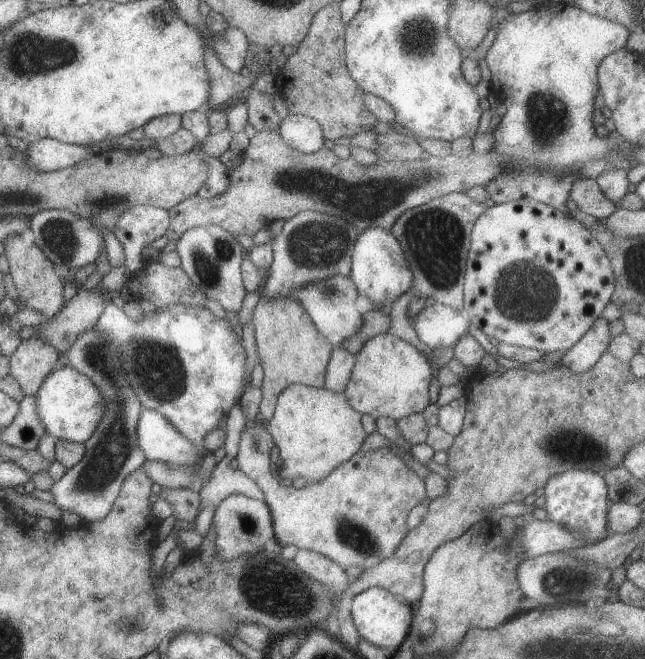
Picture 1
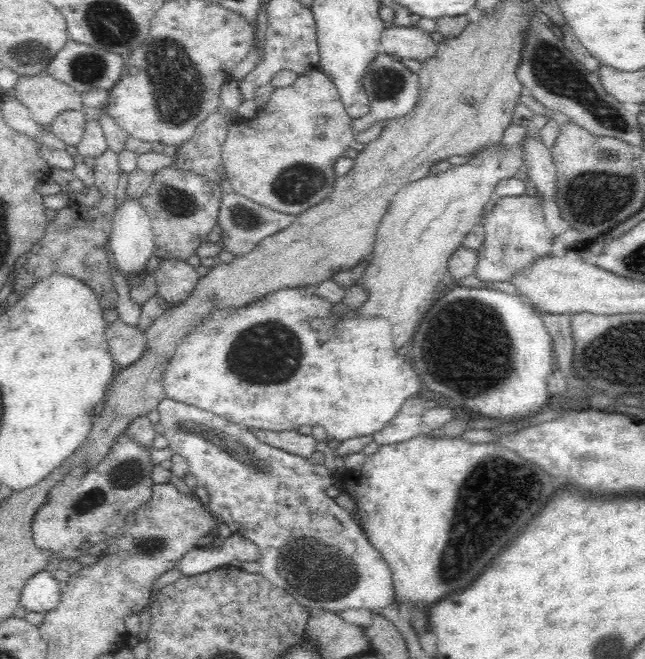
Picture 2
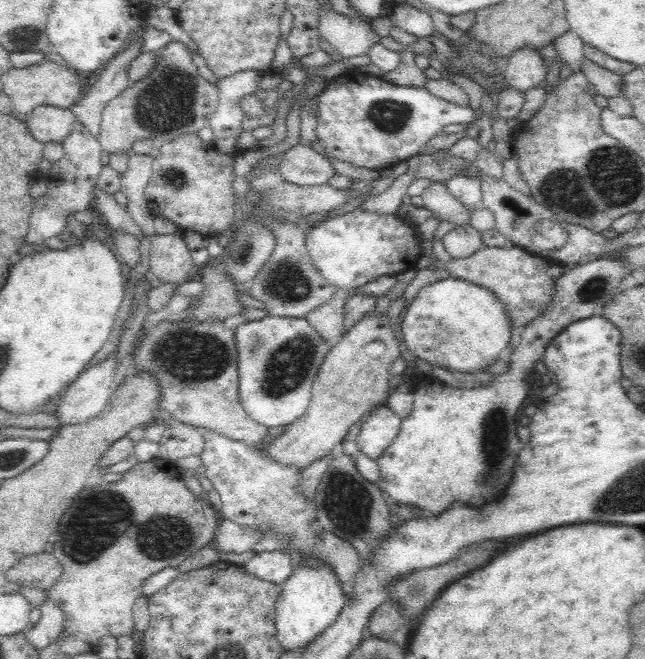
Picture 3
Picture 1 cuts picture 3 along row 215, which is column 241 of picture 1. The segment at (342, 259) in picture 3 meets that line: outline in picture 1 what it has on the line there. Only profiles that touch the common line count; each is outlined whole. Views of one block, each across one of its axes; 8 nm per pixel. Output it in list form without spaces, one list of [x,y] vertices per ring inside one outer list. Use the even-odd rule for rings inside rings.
[[[105,300],[101,304],[97,330],[105,332],[107,342],[119,344],[123,370],[143,410],[157,410],[157,414],[171,420],[173,428],[195,446],[203,444],[207,432],[223,426],[229,408],[237,404],[245,392],[245,350],[231,326],[213,316],[209,308],[173,304],[133,322],[123,314],[119,302]]]

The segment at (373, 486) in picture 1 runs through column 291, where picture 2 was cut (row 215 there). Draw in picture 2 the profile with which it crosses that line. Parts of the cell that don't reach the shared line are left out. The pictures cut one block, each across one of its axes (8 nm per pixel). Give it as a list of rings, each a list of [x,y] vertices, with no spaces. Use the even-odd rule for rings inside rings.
[[[532,196],[518,198],[496,198],[492,212],[482,222],[486,230],[486,240],[478,250],[478,264],[474,276],[482,282],[510,282],[516,274],[530,268],[536,260],[552,256],[554,234],[546,226],[546,216],[542,212],[542,200]]]

